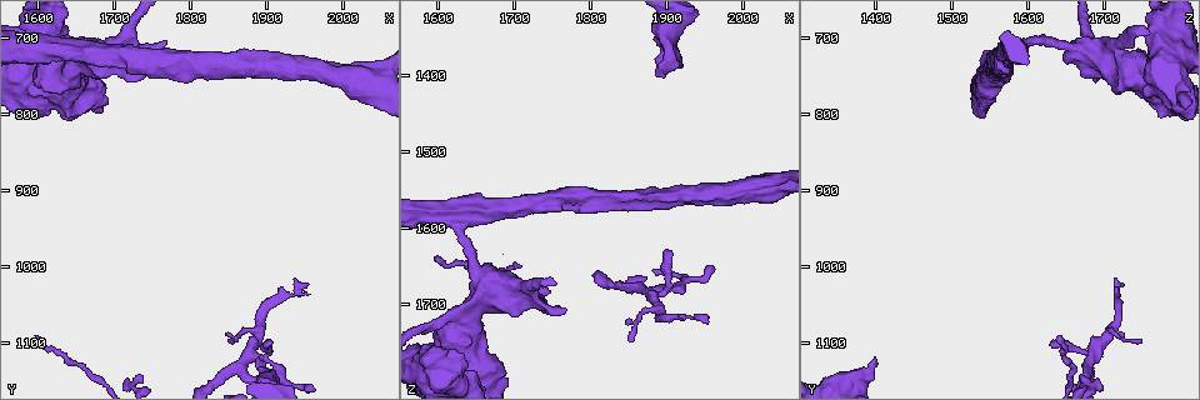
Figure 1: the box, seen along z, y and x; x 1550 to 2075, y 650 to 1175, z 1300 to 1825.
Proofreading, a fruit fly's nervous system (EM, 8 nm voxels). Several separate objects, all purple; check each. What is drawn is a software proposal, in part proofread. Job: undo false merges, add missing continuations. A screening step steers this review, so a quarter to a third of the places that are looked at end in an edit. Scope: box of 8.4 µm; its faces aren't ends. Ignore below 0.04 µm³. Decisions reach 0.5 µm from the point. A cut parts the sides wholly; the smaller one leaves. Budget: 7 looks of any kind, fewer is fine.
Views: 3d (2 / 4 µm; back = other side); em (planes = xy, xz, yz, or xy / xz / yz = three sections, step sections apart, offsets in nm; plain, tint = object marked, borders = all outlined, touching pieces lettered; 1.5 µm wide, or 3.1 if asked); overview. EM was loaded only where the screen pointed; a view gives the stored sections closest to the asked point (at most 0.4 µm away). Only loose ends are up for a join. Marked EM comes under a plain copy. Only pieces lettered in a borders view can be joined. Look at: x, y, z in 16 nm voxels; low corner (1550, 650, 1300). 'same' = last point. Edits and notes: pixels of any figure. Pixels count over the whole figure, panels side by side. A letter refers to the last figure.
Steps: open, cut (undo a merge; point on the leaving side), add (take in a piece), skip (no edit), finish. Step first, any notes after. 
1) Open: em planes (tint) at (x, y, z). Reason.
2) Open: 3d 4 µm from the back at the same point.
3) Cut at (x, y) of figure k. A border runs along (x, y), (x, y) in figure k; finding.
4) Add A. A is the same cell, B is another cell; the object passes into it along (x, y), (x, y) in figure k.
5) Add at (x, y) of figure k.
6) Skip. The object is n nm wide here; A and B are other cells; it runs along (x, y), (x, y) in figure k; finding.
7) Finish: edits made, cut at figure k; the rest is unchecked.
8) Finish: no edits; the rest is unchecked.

Open: em planes (borders) at (1660, 725, 1690). Looks like a crossing.

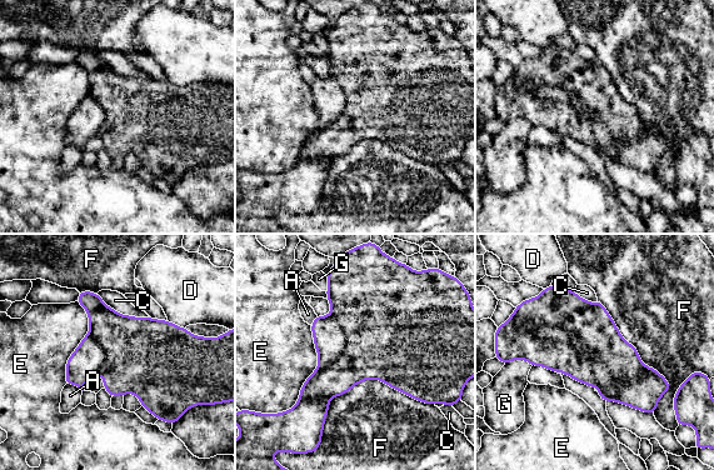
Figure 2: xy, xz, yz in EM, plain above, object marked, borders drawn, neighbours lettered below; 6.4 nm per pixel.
Cut at (557, 306) of figure 2. A, C, D, E, F and G are other cells; the part that leaves runs along (522, 344), (577, 368), (639, 368) in figure 2; two neurons meet here.

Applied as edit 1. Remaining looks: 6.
Open: em planes (borders) at (1855, 1095, 1750). Free end.

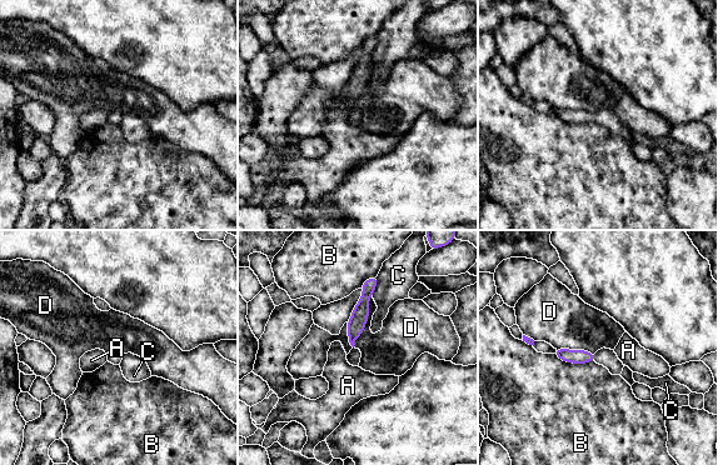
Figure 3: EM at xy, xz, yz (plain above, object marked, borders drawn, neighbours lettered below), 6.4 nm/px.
Skip. The object is 100 nm wide here; A, B, C and D are other cells; it runs along (374, 280), (368, 288), (352, 339) in figure 3; no lettered piece goes on from it.

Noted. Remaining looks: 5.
Open: 3d 4 µm at (1885, 1125, 1400). Branch stops here.

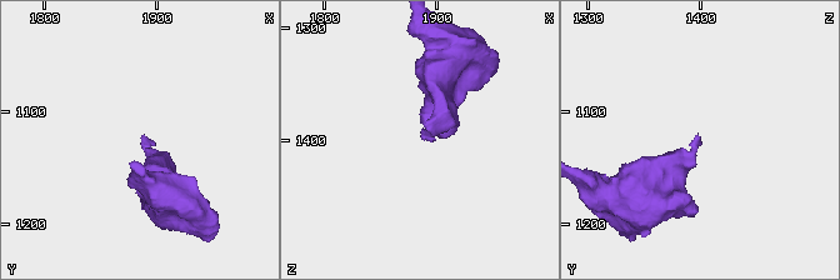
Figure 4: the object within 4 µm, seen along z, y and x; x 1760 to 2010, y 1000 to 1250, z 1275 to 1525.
Open: em xz step 8 (tint) at (1888, 1122, 1400).

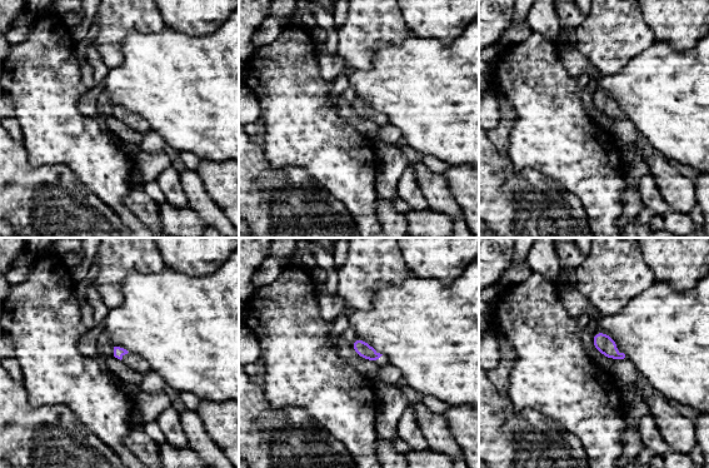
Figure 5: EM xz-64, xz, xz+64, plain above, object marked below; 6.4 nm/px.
Open: em planes (borders) at the same point. Another direction.

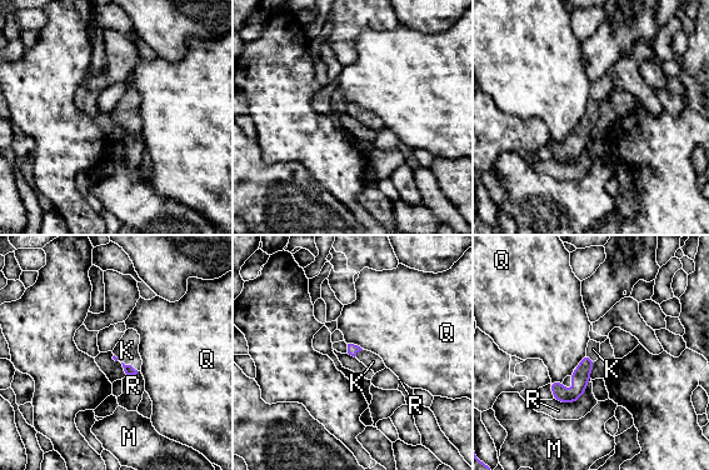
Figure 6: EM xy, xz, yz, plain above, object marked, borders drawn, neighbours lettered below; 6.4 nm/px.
Add K. K is the same cell, M, Q and R are other cells; the object passes into it along (129, 370), (130, 365), (126, 350) in figure 6; the neuron continues.

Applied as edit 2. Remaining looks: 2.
Finish: edits made, cut at figure 2, add at figure 6; the rest is unchecked.

